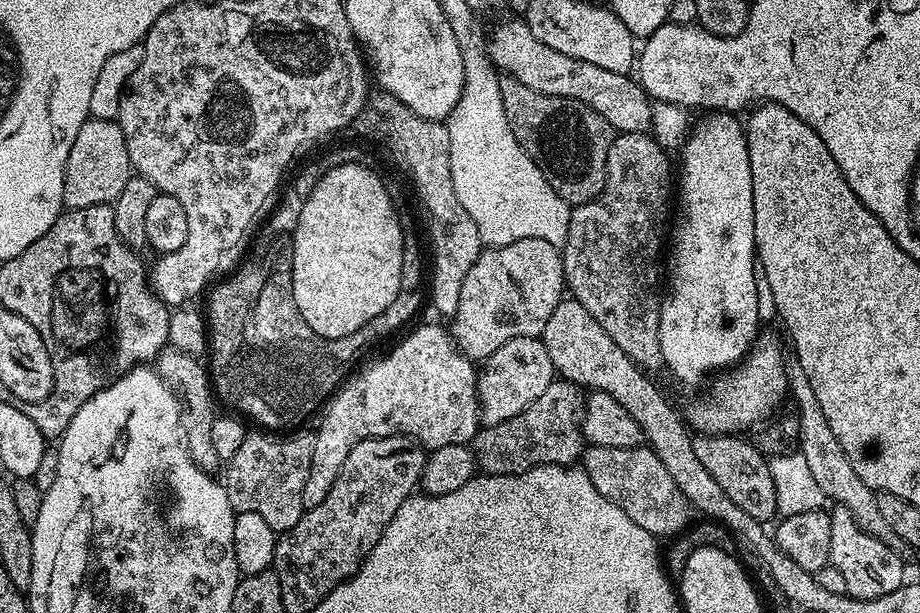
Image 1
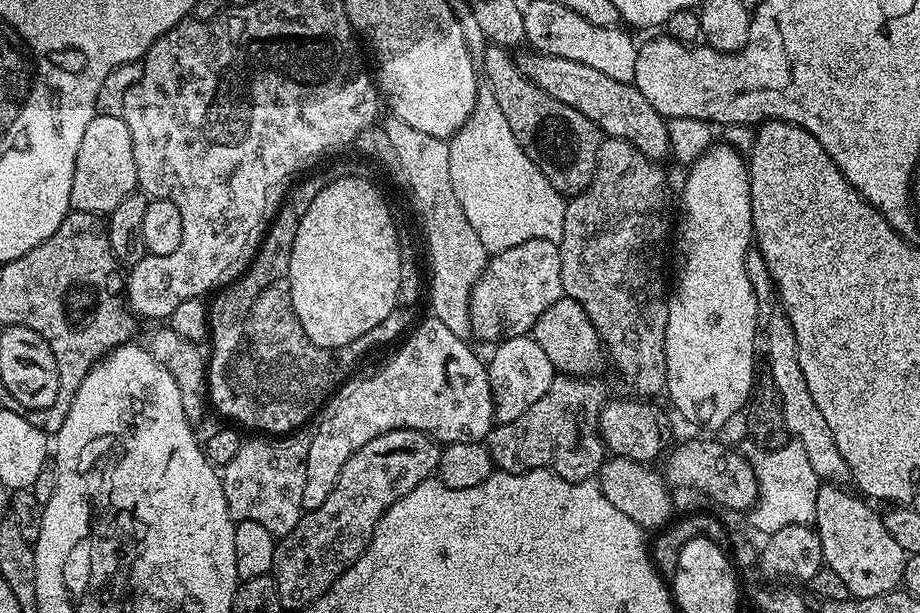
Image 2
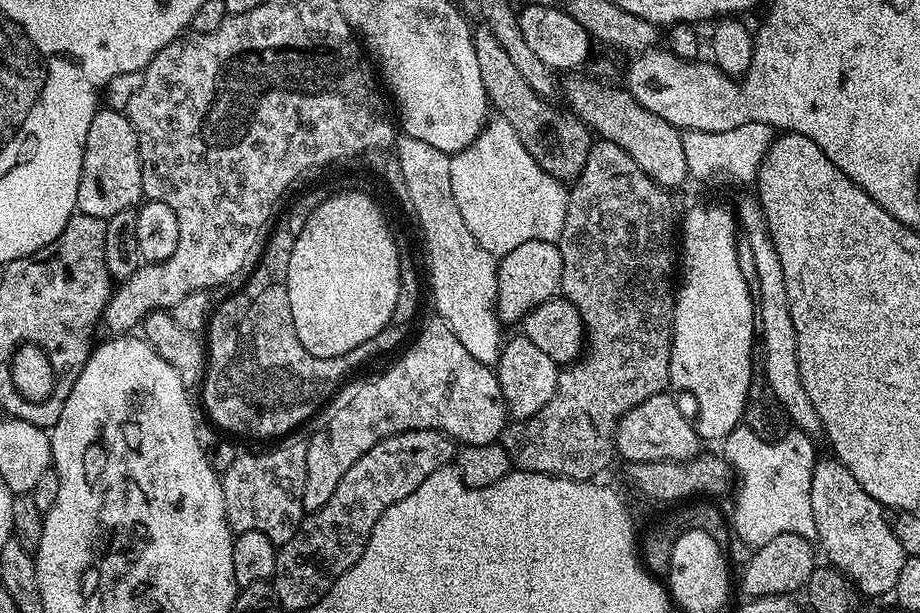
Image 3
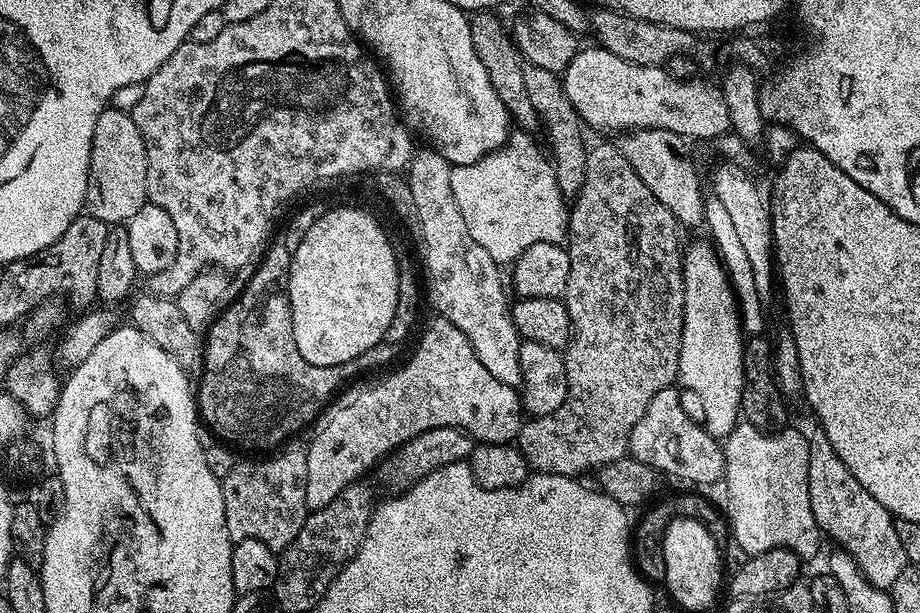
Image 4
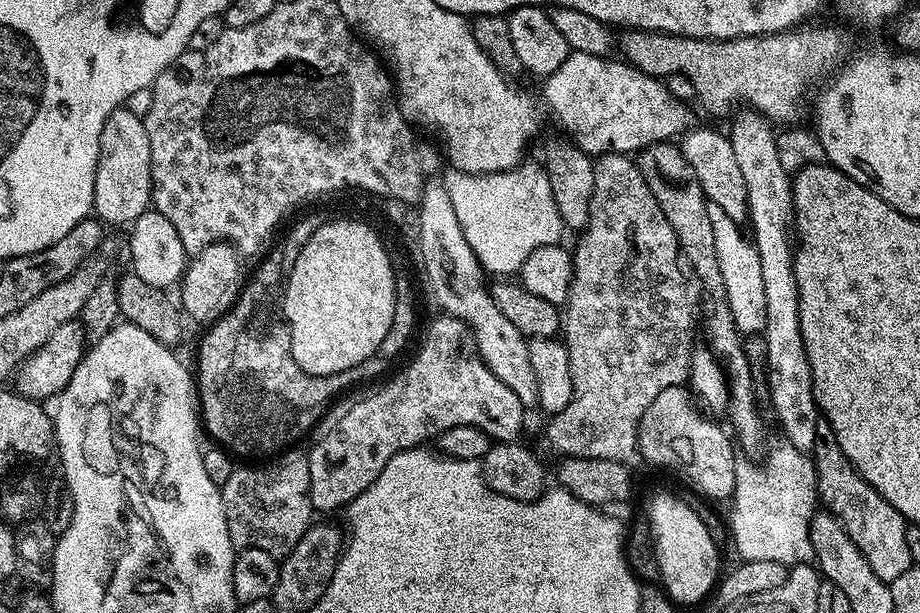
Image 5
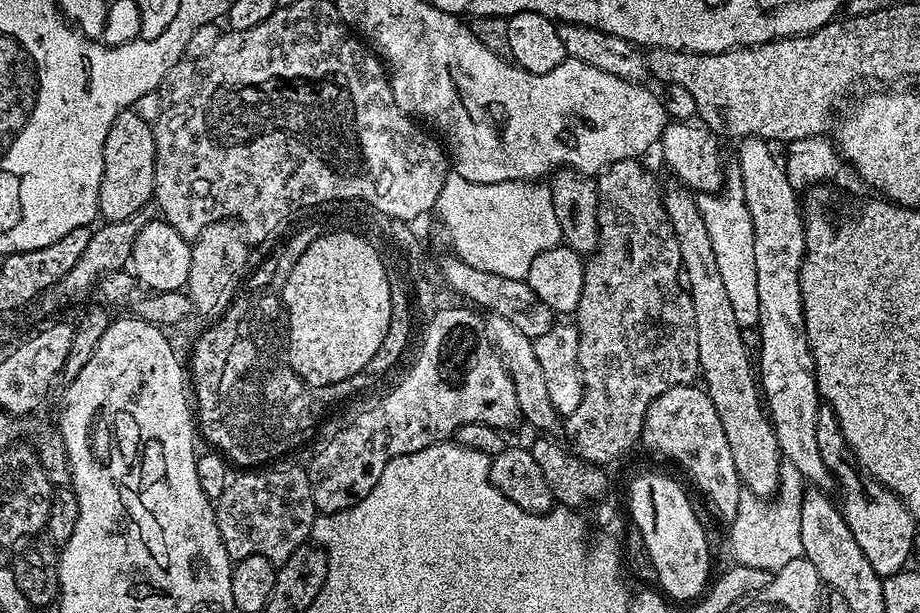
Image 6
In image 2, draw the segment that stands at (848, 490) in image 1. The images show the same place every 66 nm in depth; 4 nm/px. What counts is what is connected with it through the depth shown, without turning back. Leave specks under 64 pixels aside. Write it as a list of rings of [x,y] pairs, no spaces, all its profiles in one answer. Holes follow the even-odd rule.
[[[775,310],[768,316],[768,372],[772,375],[771,387],[778,397],[785,426],[793,441],[800,441],[814,472],[824,482],[844,482],[849,479],[846,458],[838,454],[838,445],[826,417],[814,406],[810,395],[810,386],[806,386],[806,377],[802,375],[802,365],[798,362],[798,338],[794,338],[794,326],[783,310]],[[776,387],[776,388],[775,388]]]

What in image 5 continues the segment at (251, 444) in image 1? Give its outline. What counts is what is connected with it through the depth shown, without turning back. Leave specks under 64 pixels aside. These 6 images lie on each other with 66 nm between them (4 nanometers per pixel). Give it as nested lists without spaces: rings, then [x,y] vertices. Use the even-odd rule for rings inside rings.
[[[296,450],[285,451],[269,459],[269,464],[260,464],[257,468],[233,467],[230,478],[226,478],[220,497],[226,510],[226,526],[233,548],[257,548],[283,558],[298,546],[298,538],[312,527],[310,462],[303,451],[292,451]]]

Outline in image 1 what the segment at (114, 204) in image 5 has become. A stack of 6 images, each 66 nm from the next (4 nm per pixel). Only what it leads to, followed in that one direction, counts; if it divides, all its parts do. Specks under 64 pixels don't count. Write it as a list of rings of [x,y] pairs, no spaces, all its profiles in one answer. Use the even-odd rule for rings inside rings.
[[[116,120],[88,121],[78,130],[78,138],[74,138],[74,146],[70,146],[70,158],[66,158],[64,171],[64,208],[85,208],[99,204],[115,204],[118,194],[122,194],[122,186],[126,186],[129,176],[133,175],[132,163],[126,154],[126,138],[122,138],[122,130]]]

